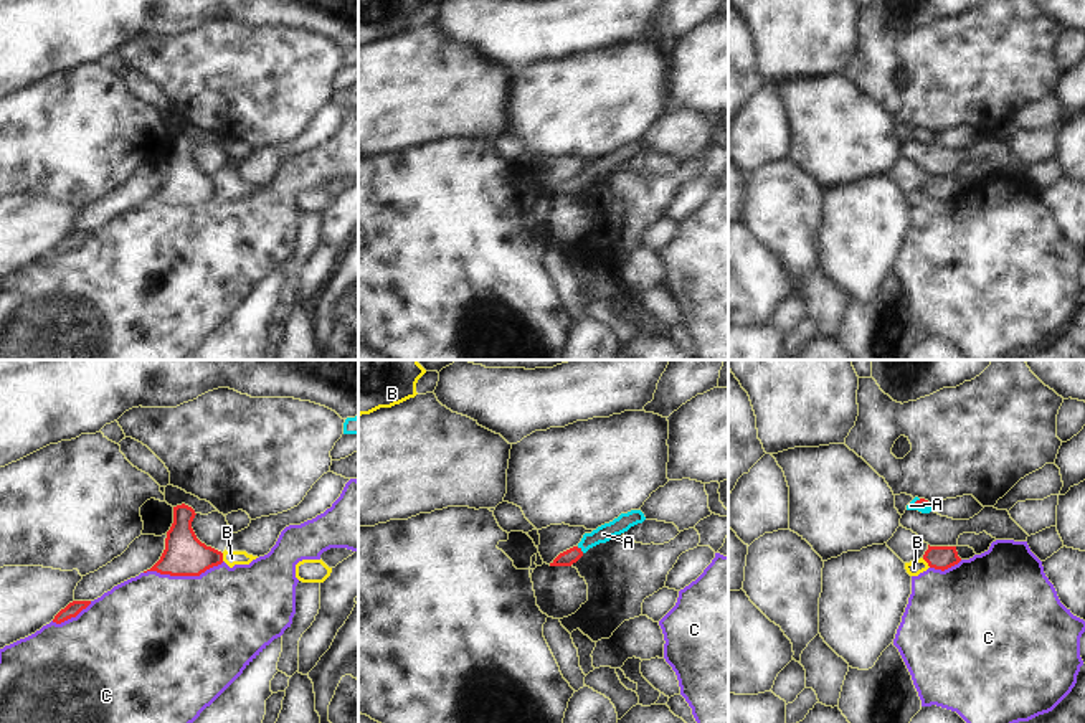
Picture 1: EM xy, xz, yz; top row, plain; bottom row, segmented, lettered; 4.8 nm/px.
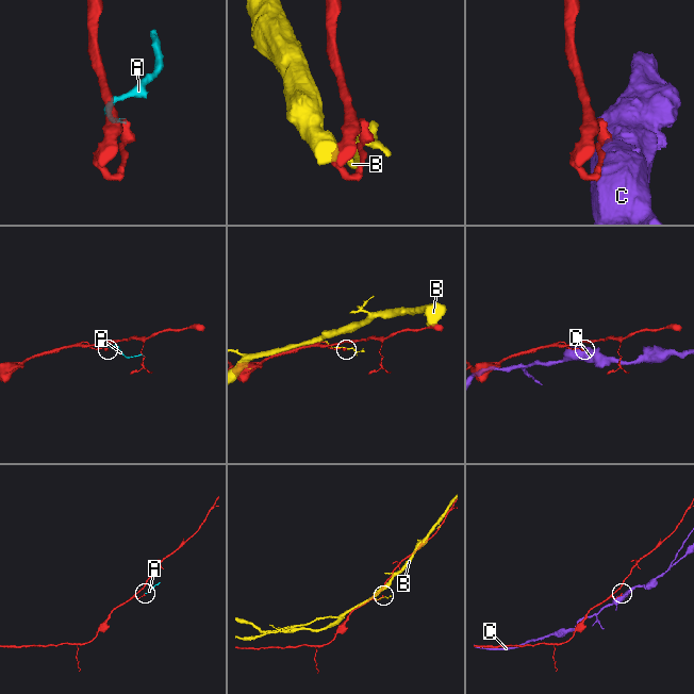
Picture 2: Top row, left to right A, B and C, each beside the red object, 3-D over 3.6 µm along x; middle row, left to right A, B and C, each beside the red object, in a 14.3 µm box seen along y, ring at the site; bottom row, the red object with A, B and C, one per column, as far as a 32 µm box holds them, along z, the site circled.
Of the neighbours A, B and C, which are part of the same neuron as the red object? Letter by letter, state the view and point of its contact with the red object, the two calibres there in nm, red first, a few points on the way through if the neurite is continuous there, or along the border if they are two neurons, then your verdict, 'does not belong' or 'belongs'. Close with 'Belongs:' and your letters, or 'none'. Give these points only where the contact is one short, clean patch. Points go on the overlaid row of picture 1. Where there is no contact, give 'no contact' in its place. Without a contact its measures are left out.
A: meets red in xz at (580, 548); 80 nm thick on the red side, 90 nm on the other; runs through xz (567, 558), (580, 548), (588, 540), (603, 533); belongs
B: meets red in yz at (927, 562); 110 nm thick on the red side, 80 nm on the other; does not belong
C: meets red in xy at (184, 575); 200 nm thick on the red side, 500 nm on the other; does not belong
Belongs: A

